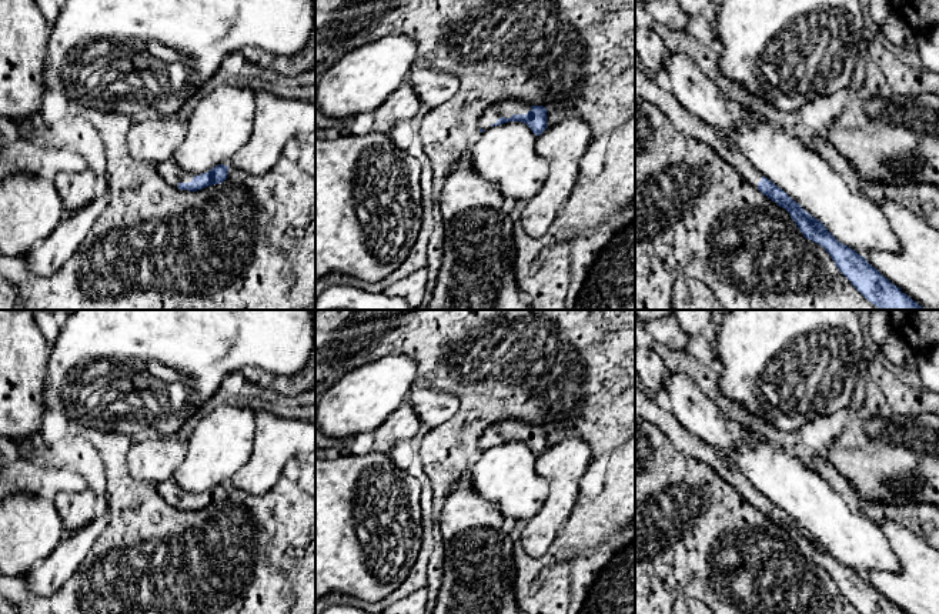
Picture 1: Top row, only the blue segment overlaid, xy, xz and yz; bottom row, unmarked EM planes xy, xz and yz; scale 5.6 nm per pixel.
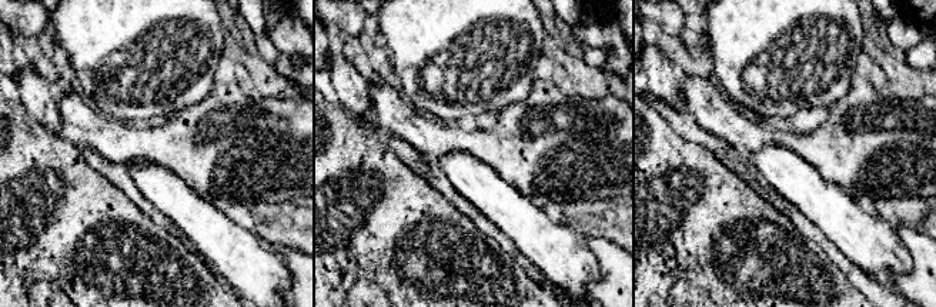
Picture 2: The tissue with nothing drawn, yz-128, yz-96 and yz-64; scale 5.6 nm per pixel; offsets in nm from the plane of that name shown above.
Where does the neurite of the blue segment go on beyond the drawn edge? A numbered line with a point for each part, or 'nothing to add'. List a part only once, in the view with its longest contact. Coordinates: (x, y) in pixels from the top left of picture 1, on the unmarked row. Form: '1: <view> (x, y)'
1: xz (505, 429)

